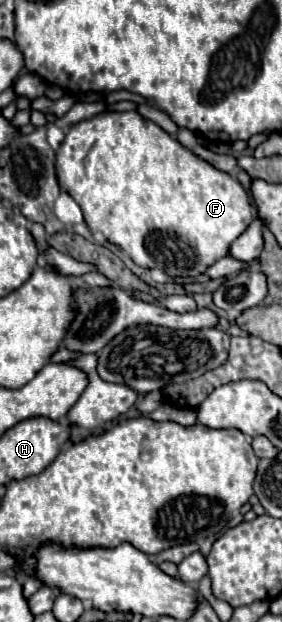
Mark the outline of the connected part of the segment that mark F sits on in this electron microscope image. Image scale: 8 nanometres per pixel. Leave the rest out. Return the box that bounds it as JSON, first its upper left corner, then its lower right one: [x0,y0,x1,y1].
[55,110,253,278]

